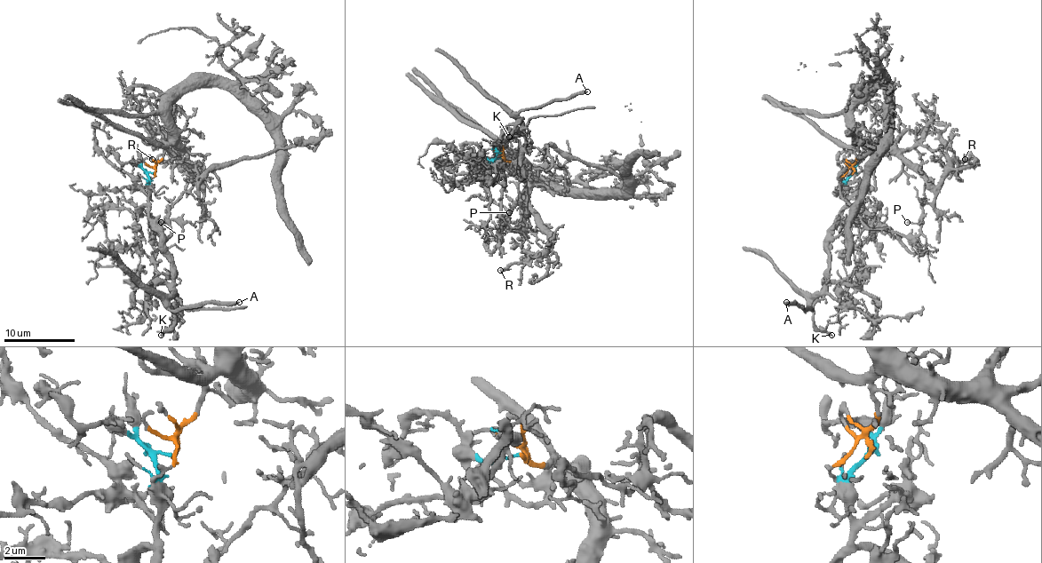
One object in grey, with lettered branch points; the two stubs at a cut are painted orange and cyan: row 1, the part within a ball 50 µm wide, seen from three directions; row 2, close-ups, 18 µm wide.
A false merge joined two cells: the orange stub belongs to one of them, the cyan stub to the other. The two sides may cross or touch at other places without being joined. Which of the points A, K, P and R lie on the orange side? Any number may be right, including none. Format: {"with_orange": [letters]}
{"with_orange": ["R"]}

